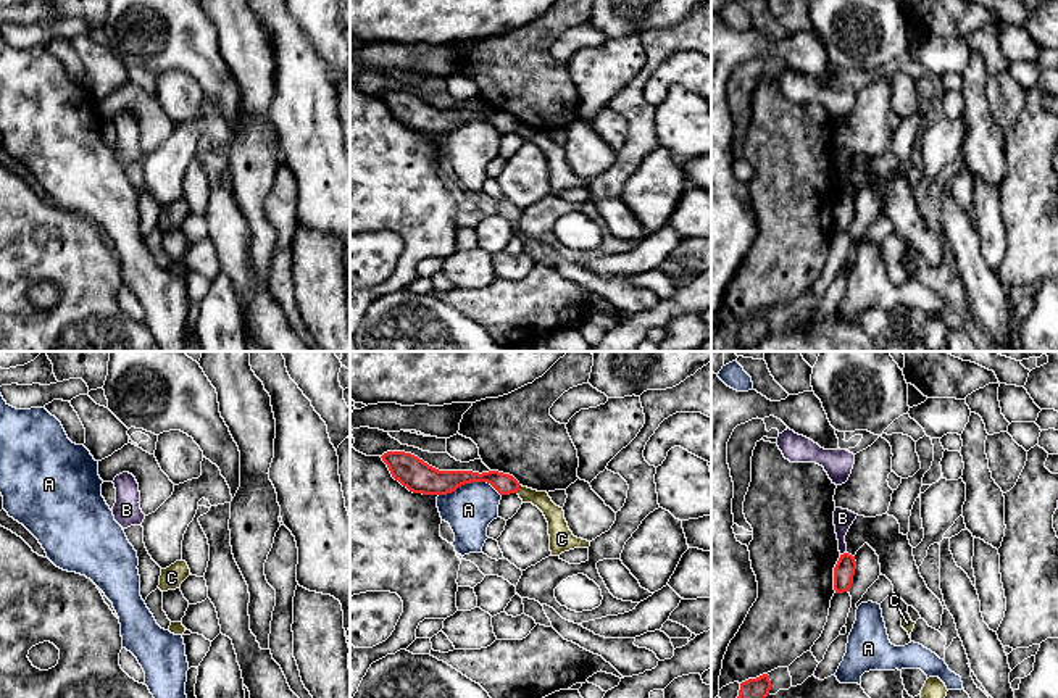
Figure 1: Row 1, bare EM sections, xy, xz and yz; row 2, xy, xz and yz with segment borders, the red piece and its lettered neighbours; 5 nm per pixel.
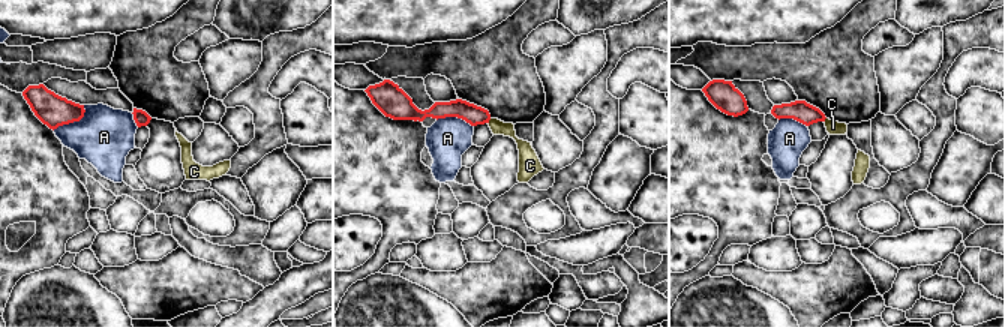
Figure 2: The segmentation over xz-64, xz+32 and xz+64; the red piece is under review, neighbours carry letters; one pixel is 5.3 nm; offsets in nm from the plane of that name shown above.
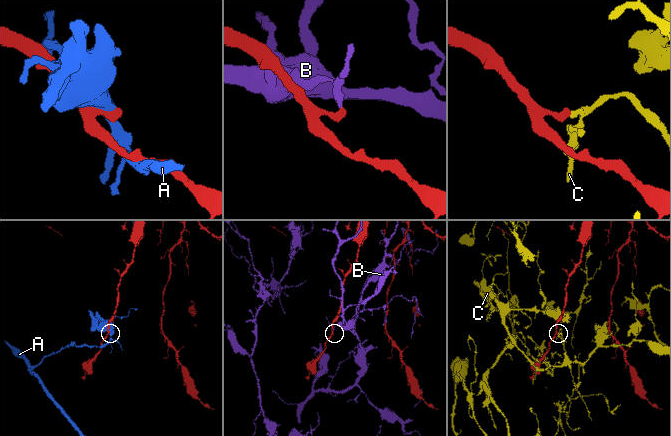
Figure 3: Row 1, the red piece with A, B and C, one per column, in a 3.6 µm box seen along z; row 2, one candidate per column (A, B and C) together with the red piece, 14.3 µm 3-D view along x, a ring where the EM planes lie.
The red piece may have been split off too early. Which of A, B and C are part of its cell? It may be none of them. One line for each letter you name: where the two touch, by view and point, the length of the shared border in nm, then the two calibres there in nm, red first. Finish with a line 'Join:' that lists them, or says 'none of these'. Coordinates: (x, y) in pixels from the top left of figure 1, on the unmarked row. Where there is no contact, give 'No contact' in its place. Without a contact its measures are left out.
Join: none of these

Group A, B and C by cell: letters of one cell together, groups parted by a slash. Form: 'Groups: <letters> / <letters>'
Groups: A / B / C

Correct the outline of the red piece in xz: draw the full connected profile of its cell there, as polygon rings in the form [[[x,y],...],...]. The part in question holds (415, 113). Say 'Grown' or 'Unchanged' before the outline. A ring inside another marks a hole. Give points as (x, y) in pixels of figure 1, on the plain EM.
Unchanged. [[[387,90],[381,97],[392,116],[413,132],[447,134],[471,121],[487,121],[500,134],[518,132],[519,129],[519,121],[513,114],[498,110],[482,113],[473,110],[439,110],[405,90]]]

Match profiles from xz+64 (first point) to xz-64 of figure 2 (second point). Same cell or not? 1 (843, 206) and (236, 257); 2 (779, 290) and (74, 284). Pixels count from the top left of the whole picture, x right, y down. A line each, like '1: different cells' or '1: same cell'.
1: different cells
2: different cells

